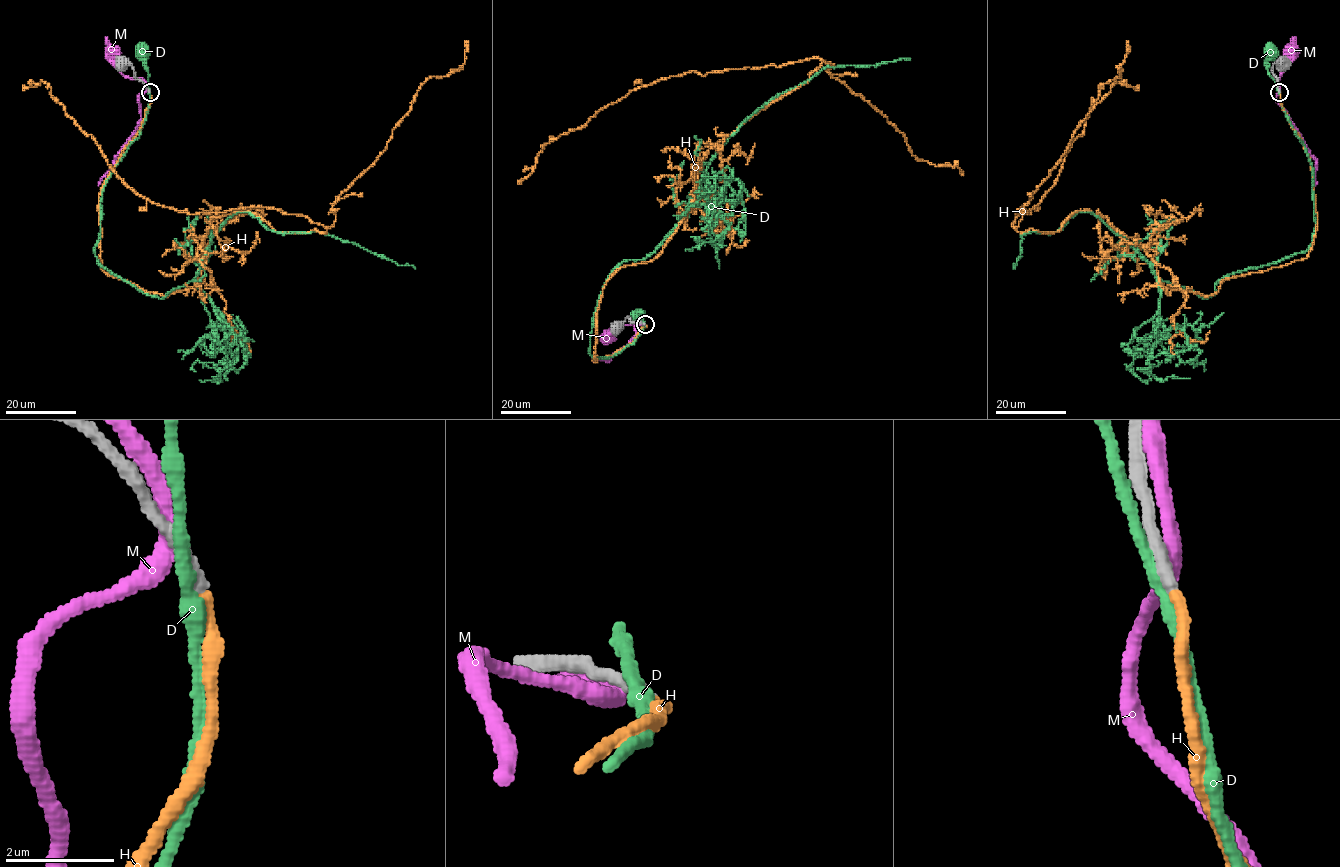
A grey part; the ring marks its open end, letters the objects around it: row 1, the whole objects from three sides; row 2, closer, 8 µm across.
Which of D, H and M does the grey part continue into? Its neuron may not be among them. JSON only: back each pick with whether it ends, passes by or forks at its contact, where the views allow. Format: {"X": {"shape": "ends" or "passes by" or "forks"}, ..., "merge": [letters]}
{"H": {"shape": "ends"}, "merge": ["H"]}

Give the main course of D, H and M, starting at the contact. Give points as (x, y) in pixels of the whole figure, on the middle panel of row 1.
D: (644, 324), (643, 314), (639, 312), (640, 318), (638, 316)
H: (644, 324), (594, 362), (604, 284), (661, 251), (709, 149), (821, 60), (632, 89), (545, 143), (517, 184)
M: (642, 324), (618, 324), (609, 336)

